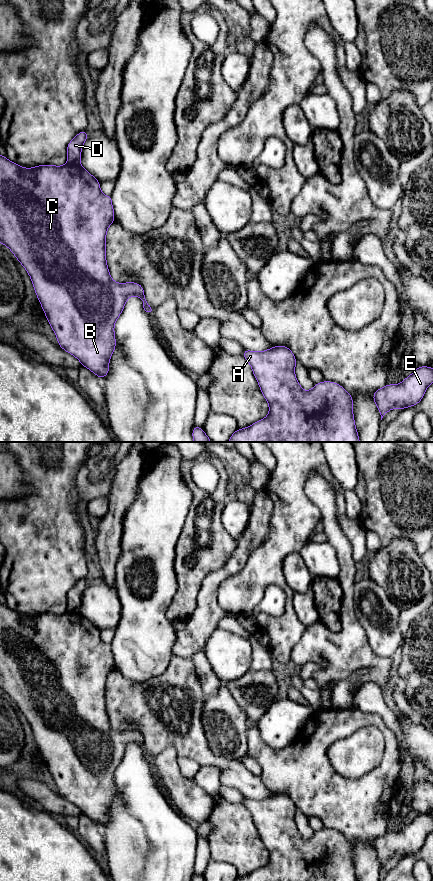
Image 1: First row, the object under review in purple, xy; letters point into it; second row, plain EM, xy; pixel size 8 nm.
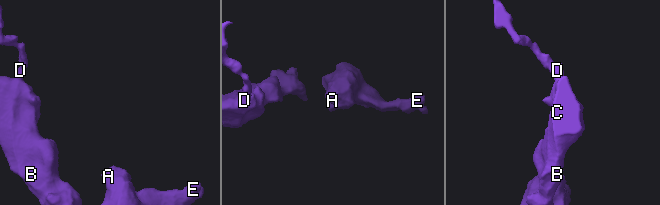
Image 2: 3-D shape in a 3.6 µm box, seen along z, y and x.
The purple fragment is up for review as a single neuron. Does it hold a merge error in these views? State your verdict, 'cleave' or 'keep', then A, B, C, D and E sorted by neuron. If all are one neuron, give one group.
cleave; groups A B C E / D

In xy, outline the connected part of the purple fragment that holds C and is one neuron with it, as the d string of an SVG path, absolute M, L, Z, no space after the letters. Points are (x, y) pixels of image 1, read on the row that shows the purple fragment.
M0 155L0 243L12 251L29 274L39 303L45 312L46 319L57 337L58 345L63 350L75 356L84 367L92 371L101 380L110 371L109 361L116 347L114 325L121 315L127 299L133 295L138 296L143 302L144 310L146 312L152 311L141 284L135 282L116 283L111 278L107 267L105 250L107 229L114 221L115 215L112 206L112 197L106 196L100 191L100 182L80 164L67 163L63 166L37 165L34 168L23 168L8 160L6 156Z

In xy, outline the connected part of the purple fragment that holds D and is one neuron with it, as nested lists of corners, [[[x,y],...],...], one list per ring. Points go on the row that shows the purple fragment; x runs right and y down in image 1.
[[[86,130],[79,132],[73,140],[71,140],[67,145],[67,155],[68,163],[80,164],[81,151],[83,144],[88,139],[88,134]]]

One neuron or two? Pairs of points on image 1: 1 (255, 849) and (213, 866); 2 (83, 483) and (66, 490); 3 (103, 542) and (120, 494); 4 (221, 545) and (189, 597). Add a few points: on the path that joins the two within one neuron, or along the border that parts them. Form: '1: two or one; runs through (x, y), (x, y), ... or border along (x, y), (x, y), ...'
1: two; border along (211, 858), (217, 861), (228, 862), (237, 870)
2: two; border along (85, 464), (78, 472), (78, 501)
3: one; runs through (110, 530), (117, 506)
4: one; runs through (208, 558), (189, 577), (189, 584)

